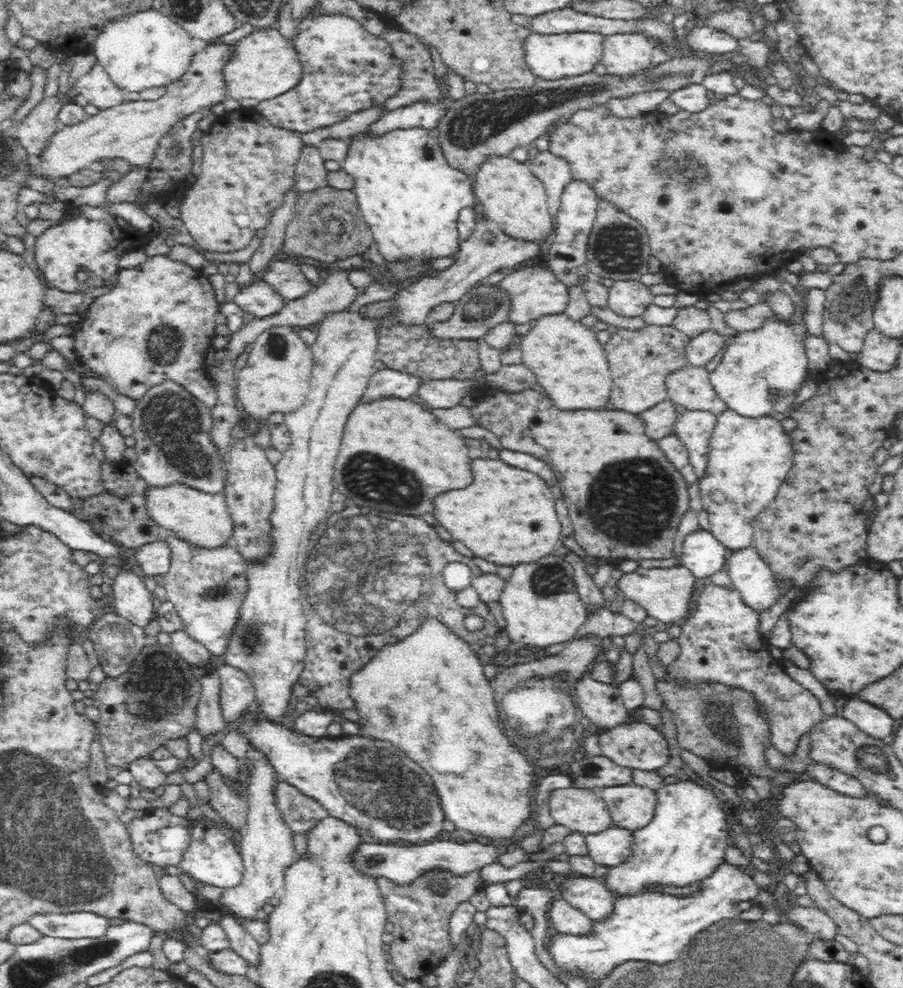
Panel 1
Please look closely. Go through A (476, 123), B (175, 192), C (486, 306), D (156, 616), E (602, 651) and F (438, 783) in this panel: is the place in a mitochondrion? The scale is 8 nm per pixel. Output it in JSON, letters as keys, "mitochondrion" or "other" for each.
{"A":"mitochondrion","B":"other","C":"mitochondrion","D":"other","E":"other","F":"mitochondrion"}

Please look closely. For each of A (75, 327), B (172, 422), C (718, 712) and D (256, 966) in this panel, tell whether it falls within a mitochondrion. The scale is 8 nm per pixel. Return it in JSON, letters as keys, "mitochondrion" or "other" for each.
{"A":"other","B":"mitochondrion","C":"mitochondrion","D":"other"}

